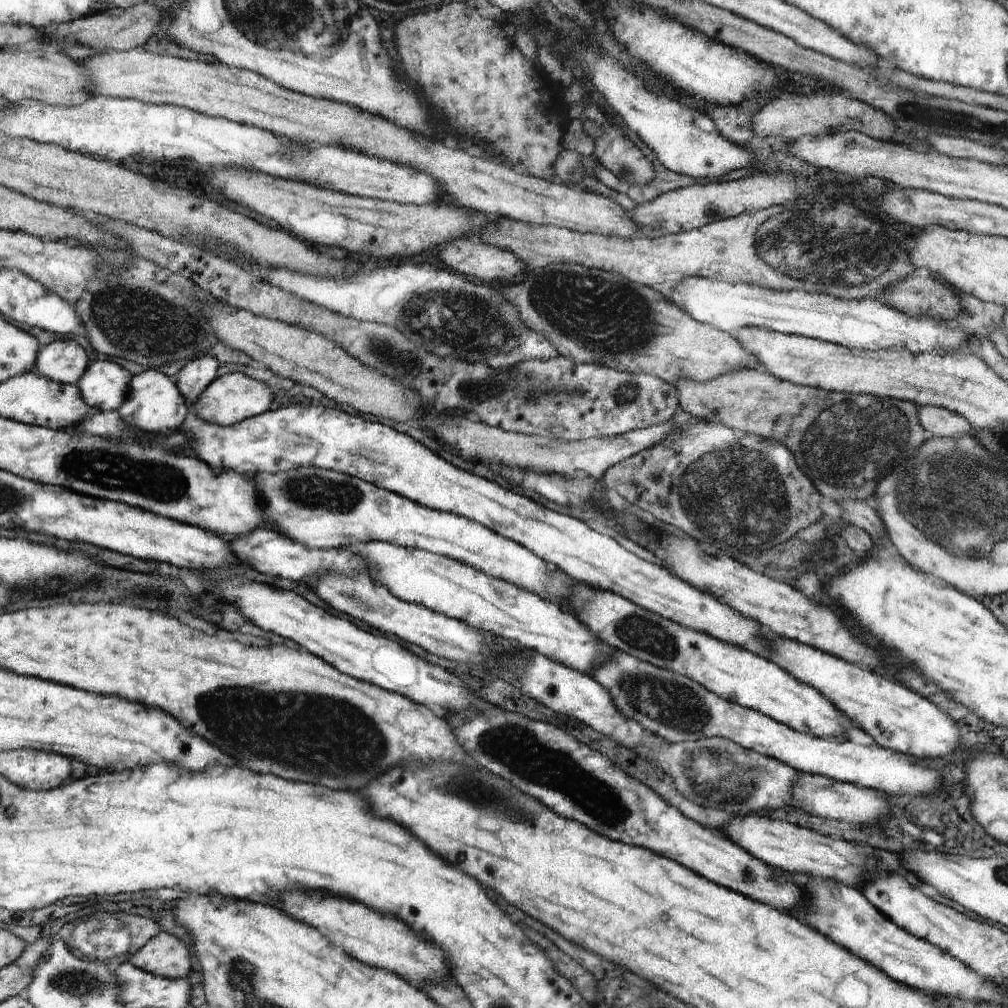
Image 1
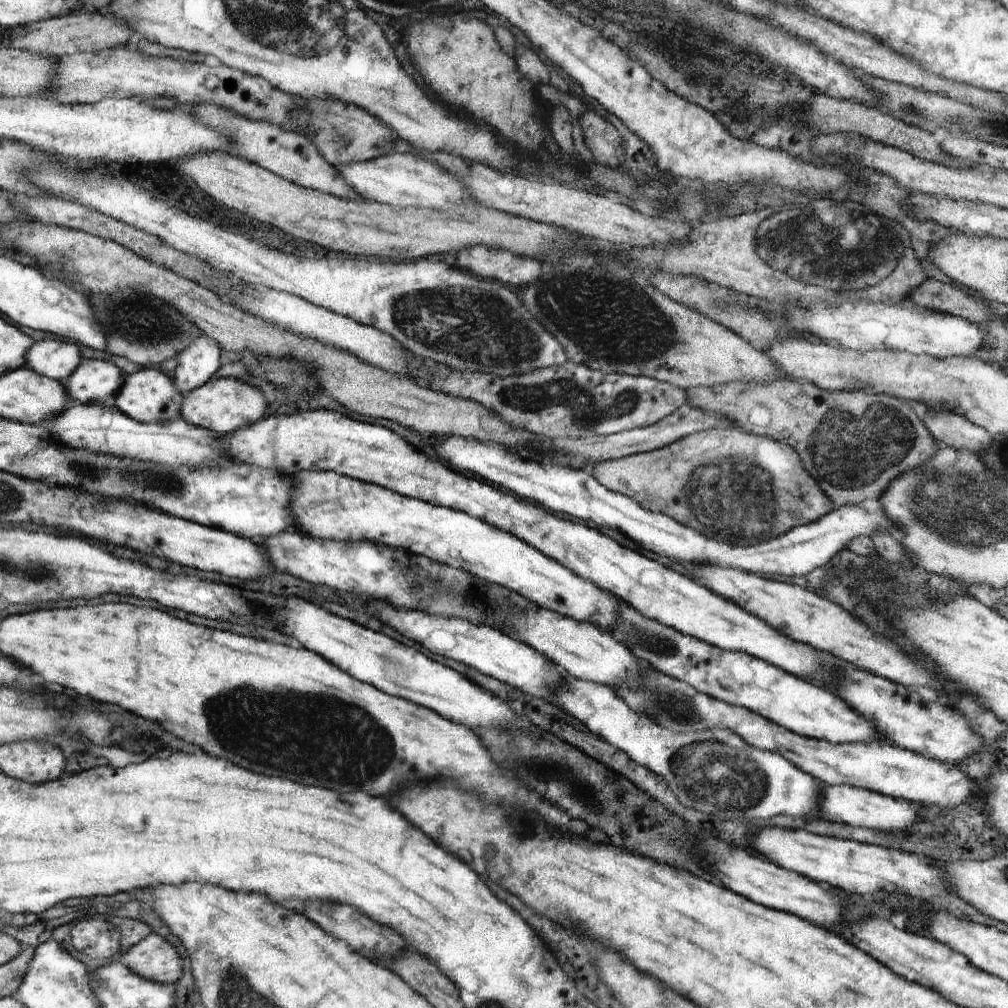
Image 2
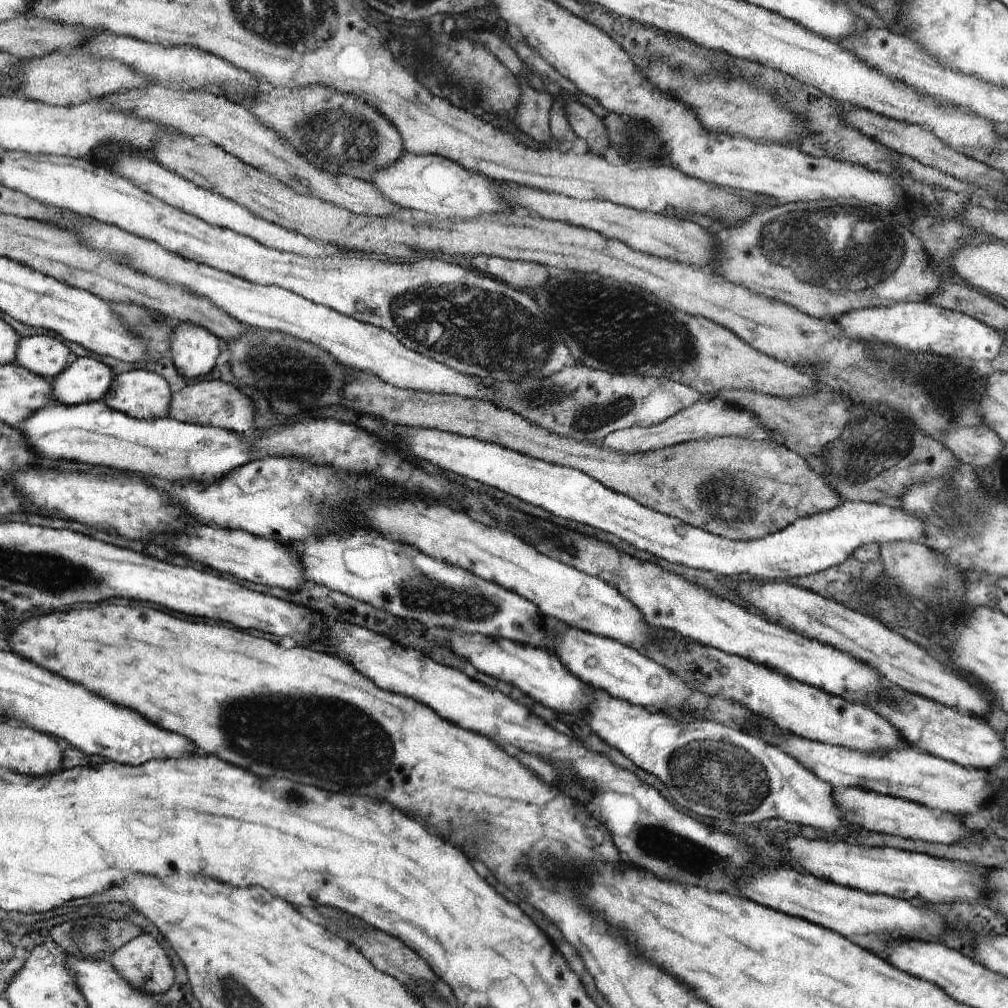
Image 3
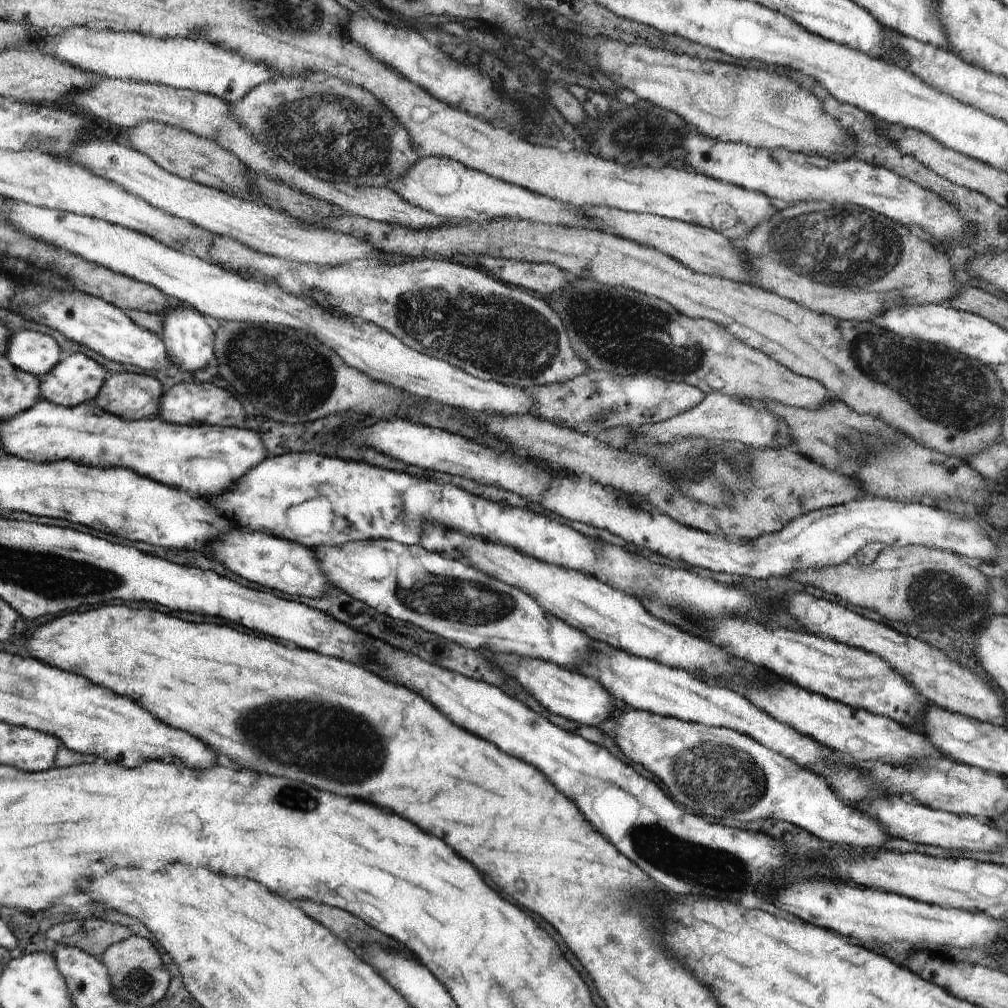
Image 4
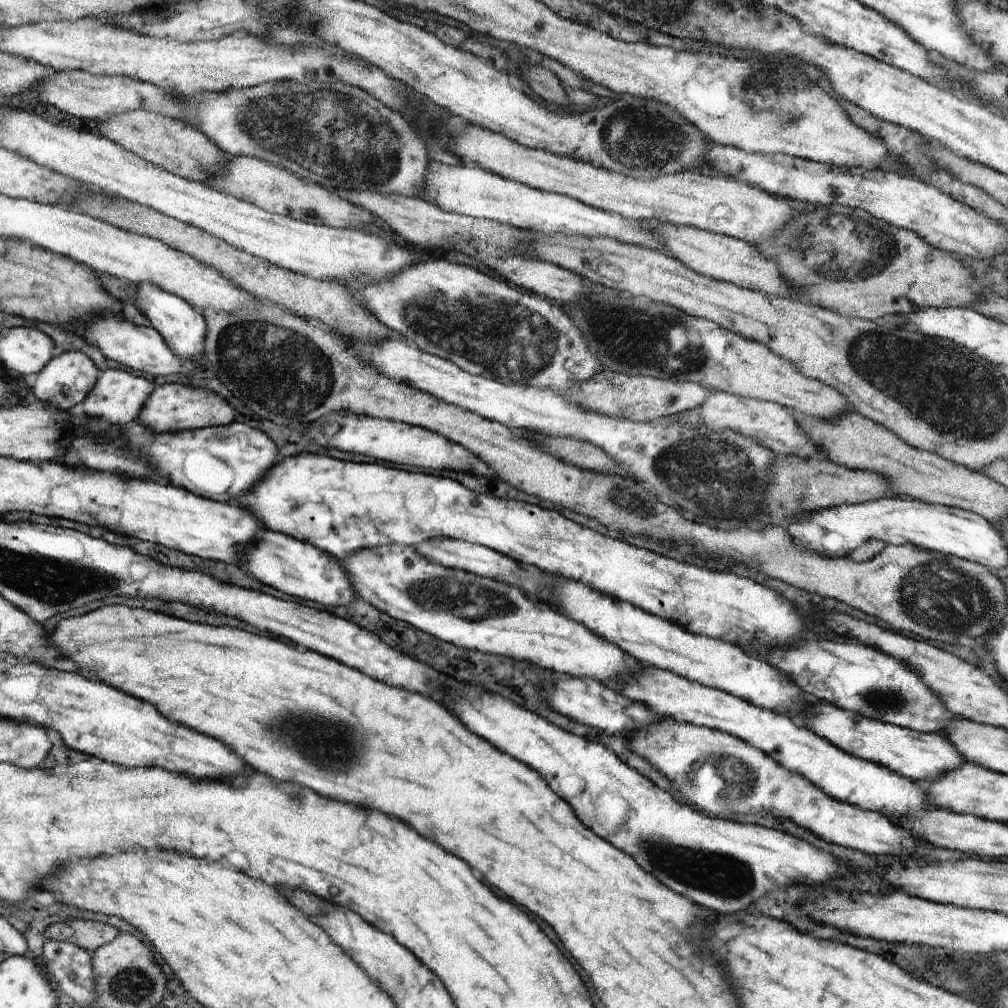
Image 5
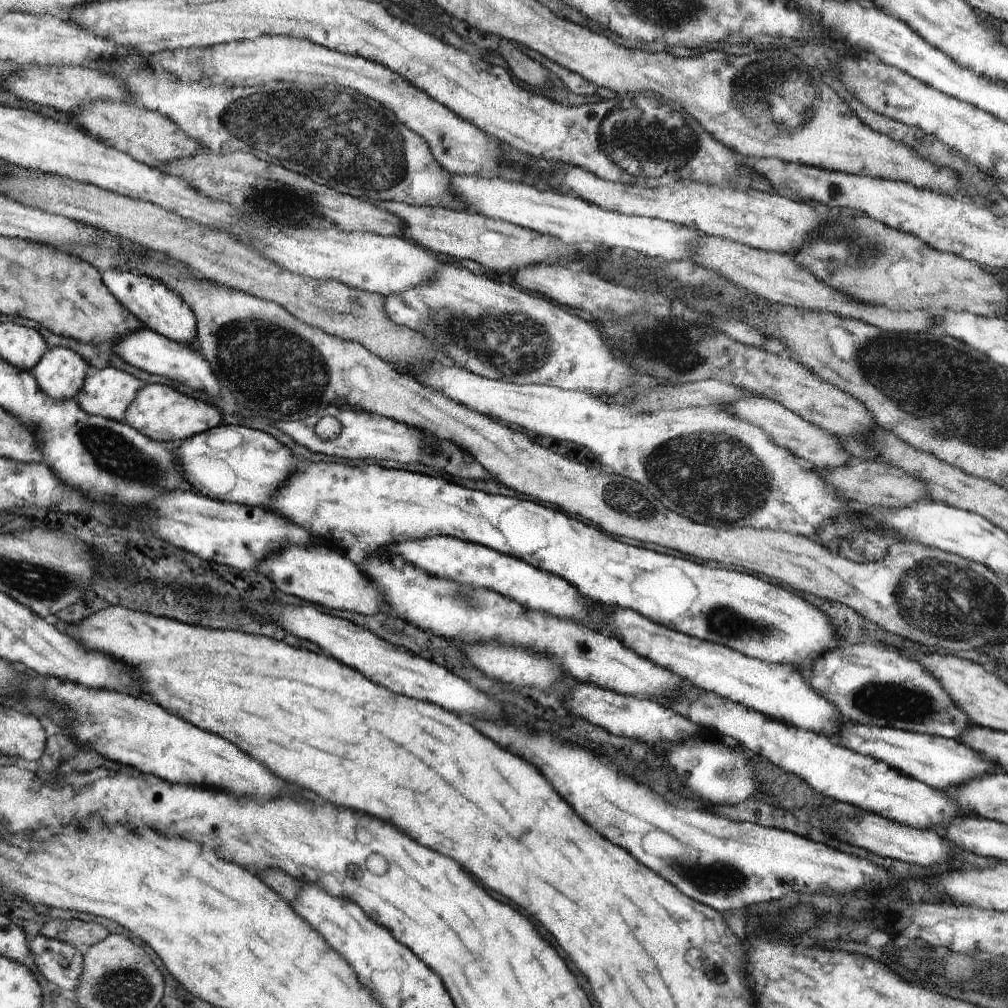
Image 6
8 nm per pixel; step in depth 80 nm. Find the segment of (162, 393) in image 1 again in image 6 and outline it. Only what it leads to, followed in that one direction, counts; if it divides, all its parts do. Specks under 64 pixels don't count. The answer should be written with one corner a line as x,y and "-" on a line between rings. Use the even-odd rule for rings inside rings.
104,368
86,380
82,394
78,394
78,398
74,400
88,414
122,423
127,416
127,411
130,410
144,386
143,380
130,376
130,373
120,372
118,368

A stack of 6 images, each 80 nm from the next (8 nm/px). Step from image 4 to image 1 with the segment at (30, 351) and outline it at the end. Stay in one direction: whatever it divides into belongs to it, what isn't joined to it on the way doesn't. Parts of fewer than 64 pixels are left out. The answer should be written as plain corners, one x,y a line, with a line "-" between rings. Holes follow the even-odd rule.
66,338
42,347
35,372
59,383
76,385
89,363
84,348
76,340

